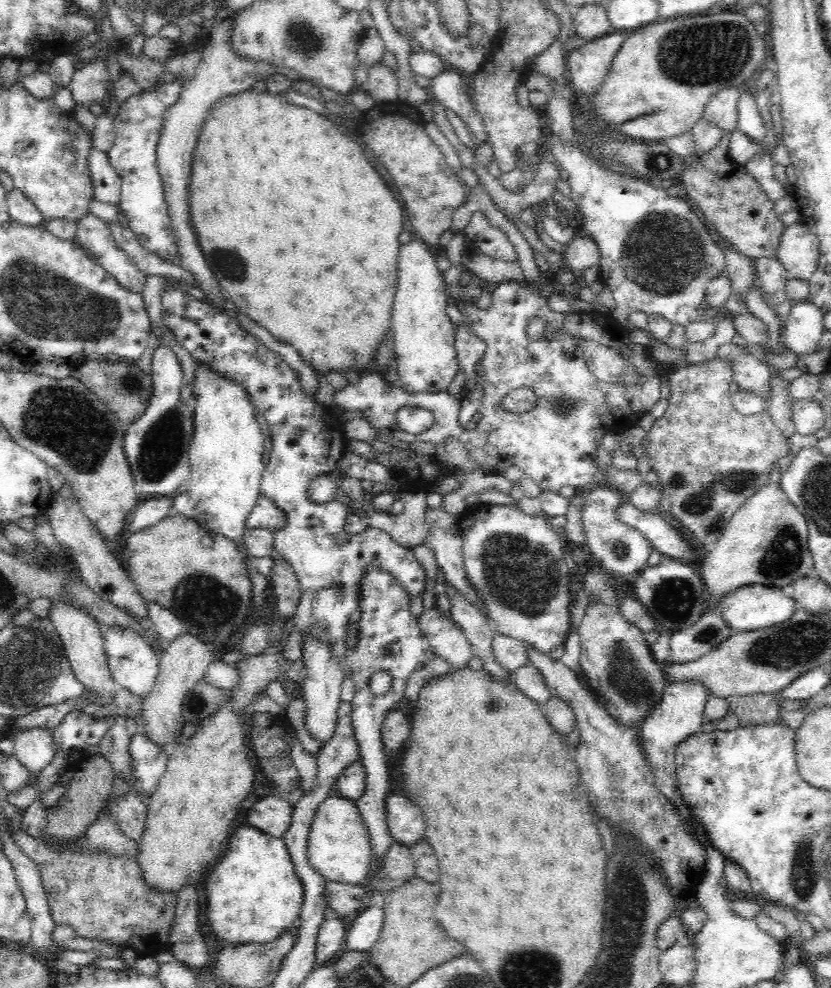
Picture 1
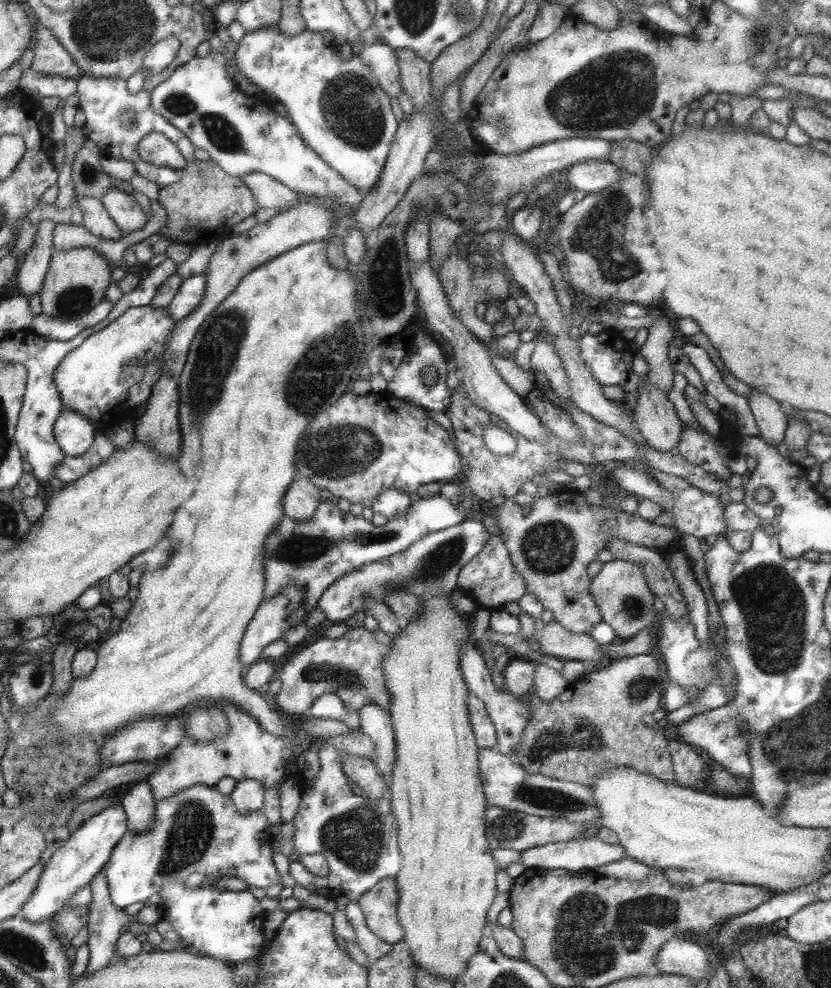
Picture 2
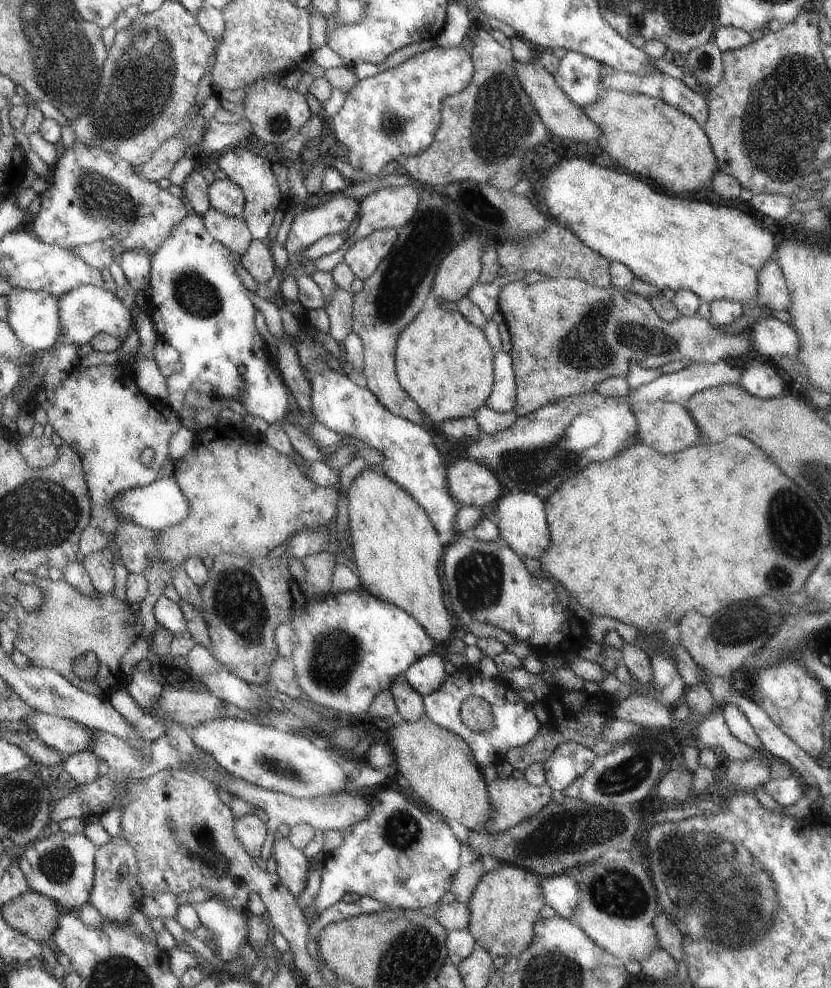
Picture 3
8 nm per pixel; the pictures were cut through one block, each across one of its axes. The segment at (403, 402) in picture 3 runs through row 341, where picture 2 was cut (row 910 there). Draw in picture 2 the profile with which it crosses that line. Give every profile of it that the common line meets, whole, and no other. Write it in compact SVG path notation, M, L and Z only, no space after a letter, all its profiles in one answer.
M383 878L373 888L369 888L363 896L355 900L365 916L367 928L383 942L383 944L397 944L403 940L403 928L397 918L397 892L395 878Z

